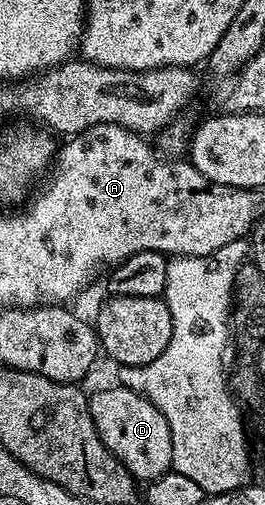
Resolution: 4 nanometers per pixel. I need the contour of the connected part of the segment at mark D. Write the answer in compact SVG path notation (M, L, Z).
M114 388L99 389L90 394L89 411L93 415L93 423L105 447L130 471L132 477L143 483L155 481L171 469L173 439L169 435L169 423L165 423L165 415L161 415L161 411L157 411L157 407L153 407L153 403L146 401L140 393Z

